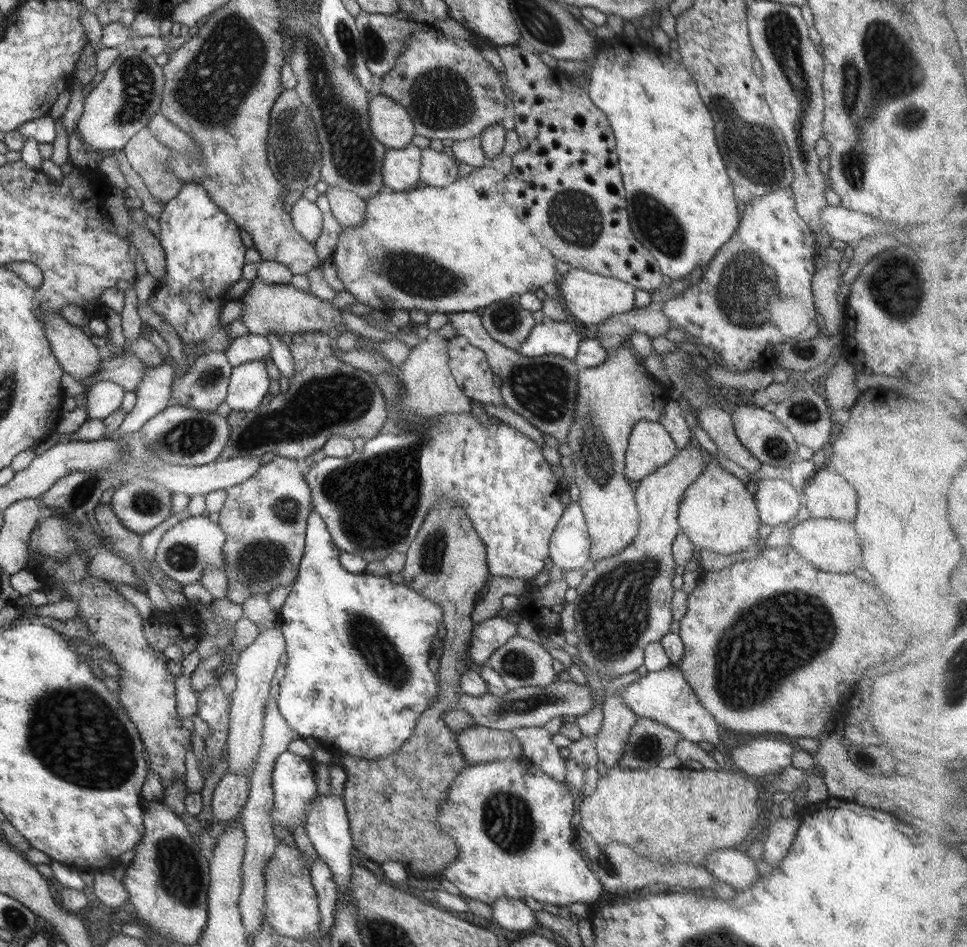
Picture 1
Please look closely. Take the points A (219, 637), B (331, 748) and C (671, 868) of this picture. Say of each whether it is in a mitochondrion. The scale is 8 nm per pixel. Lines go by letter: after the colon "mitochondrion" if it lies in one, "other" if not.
A: other
B: other
C: other

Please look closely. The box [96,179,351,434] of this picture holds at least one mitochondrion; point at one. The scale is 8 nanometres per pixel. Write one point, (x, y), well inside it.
(210, 379)

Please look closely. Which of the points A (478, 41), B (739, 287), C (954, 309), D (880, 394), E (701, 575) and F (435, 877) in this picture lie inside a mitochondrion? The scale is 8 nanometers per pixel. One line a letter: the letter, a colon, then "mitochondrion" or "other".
A: other
B: mitochondrion
C: other
D: other
E: other
F: other

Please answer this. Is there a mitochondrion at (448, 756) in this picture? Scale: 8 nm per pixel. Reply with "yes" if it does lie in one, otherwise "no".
yes

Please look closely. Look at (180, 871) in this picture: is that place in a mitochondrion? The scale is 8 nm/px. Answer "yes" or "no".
yes

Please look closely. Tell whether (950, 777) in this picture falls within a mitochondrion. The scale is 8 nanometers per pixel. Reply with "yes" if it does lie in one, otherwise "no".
no

